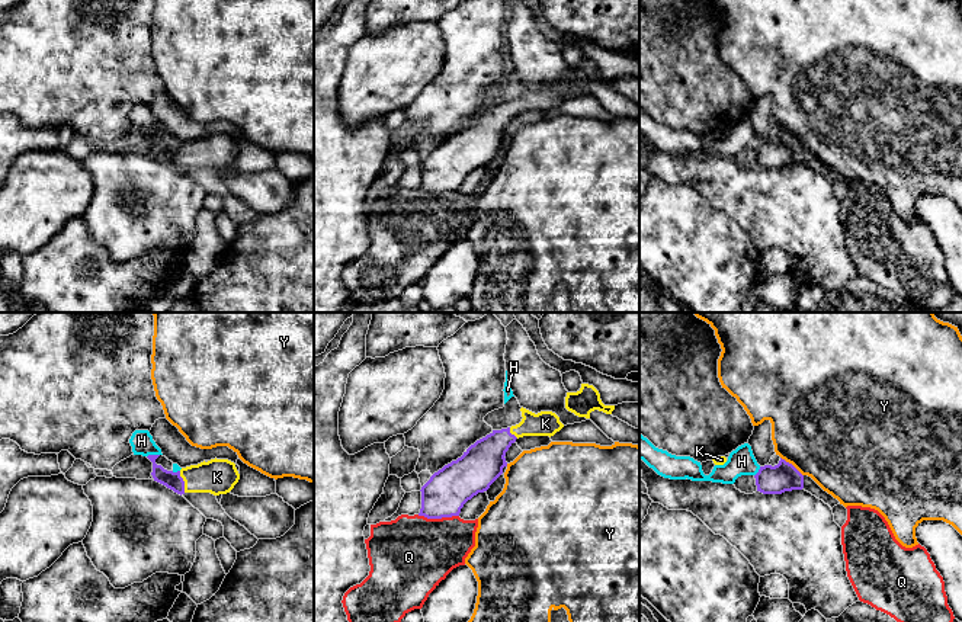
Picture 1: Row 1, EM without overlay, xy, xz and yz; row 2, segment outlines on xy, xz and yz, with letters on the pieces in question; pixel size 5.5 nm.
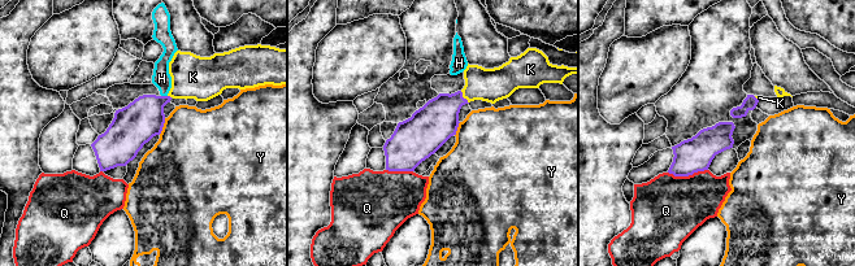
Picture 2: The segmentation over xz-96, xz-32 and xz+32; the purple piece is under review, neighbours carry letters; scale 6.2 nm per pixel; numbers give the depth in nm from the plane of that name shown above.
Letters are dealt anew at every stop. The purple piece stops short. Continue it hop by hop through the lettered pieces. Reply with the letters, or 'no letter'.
K

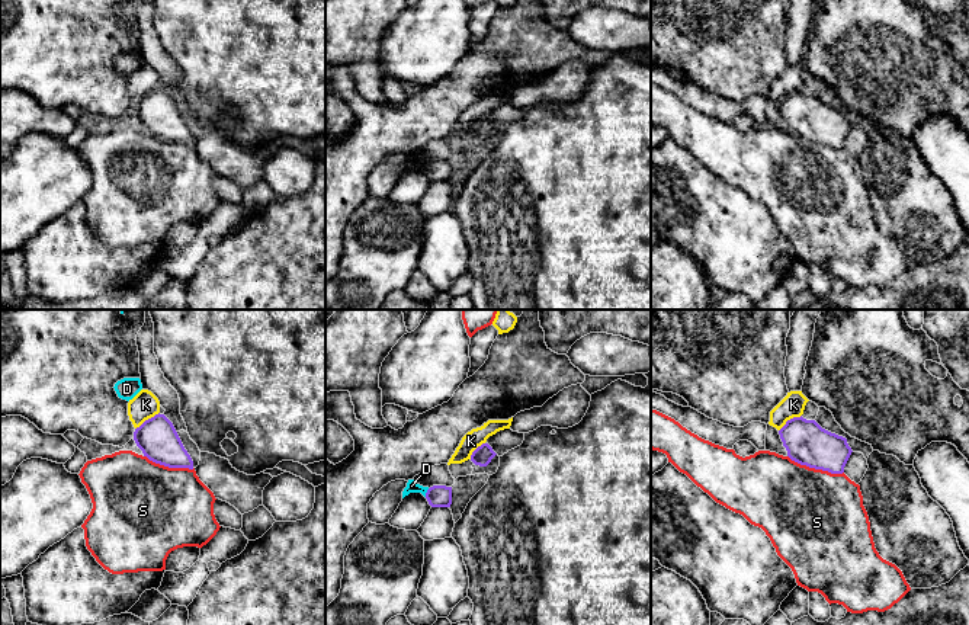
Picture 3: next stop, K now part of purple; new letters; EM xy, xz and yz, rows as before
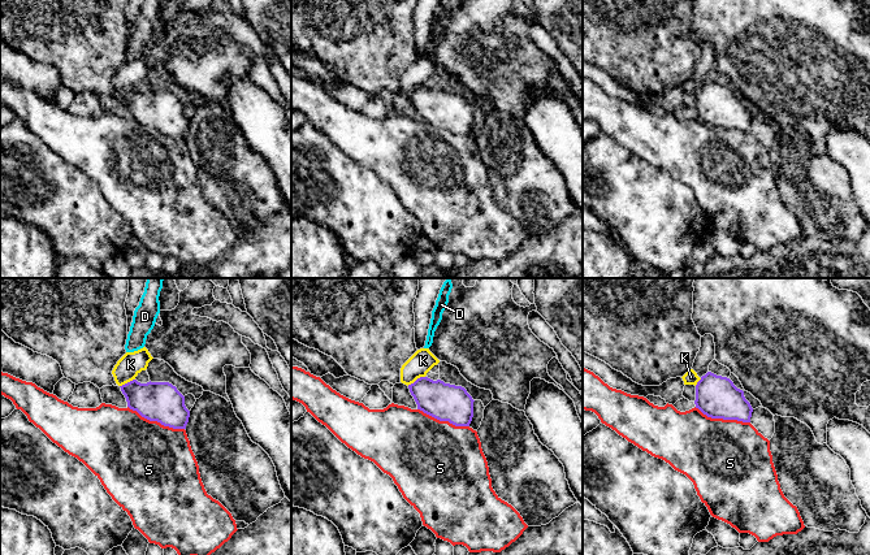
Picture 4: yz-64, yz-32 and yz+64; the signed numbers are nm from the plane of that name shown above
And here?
no letter

